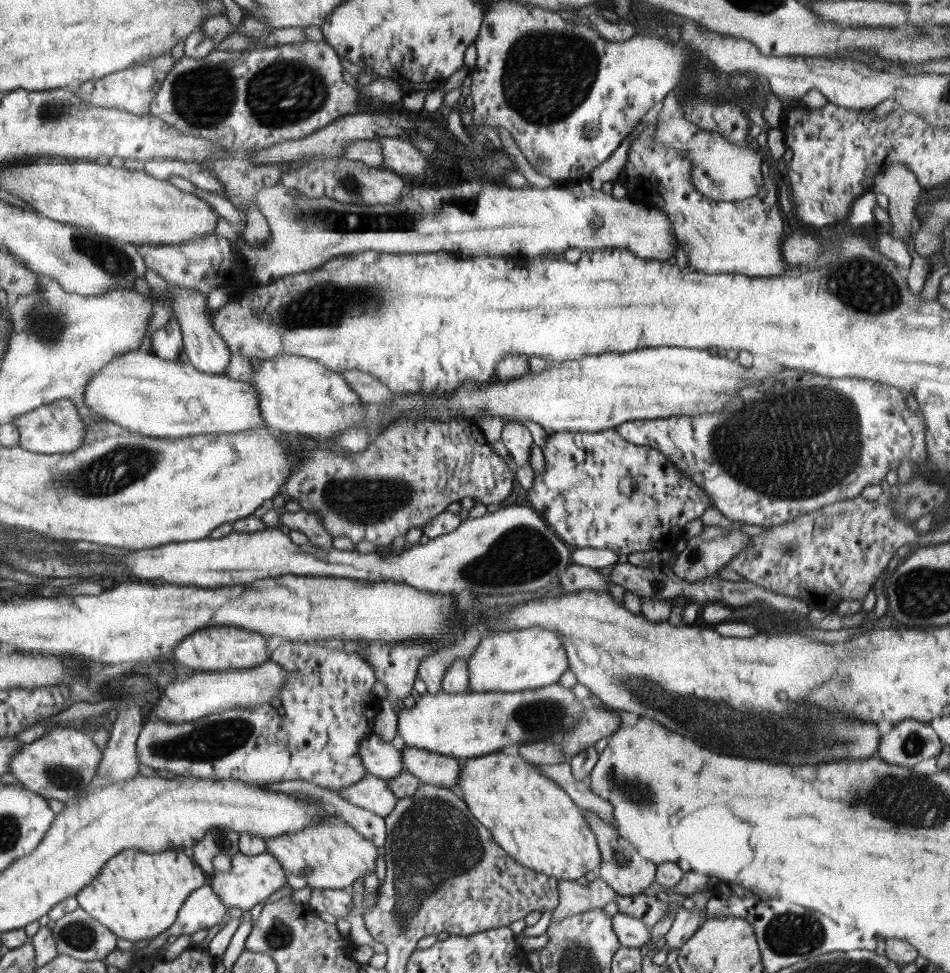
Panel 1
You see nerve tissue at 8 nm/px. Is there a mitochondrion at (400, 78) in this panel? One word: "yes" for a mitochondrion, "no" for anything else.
no

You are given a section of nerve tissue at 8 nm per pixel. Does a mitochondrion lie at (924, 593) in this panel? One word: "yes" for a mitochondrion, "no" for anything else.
yes

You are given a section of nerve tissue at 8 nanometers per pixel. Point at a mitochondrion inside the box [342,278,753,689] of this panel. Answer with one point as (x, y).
(522, 554)

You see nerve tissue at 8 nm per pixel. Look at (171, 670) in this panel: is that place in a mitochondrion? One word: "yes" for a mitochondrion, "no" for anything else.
no

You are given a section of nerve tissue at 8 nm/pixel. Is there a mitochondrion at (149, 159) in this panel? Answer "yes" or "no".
no

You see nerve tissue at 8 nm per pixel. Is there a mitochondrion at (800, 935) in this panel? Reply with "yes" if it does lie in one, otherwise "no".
yes

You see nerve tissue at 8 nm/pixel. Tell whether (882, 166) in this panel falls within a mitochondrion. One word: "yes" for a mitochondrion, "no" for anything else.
no

